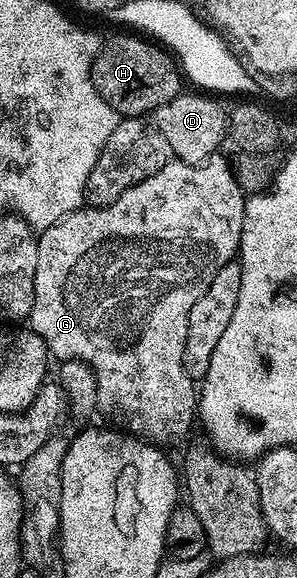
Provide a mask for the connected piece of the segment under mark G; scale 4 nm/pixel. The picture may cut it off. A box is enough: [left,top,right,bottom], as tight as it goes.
[28,157,247,449]

